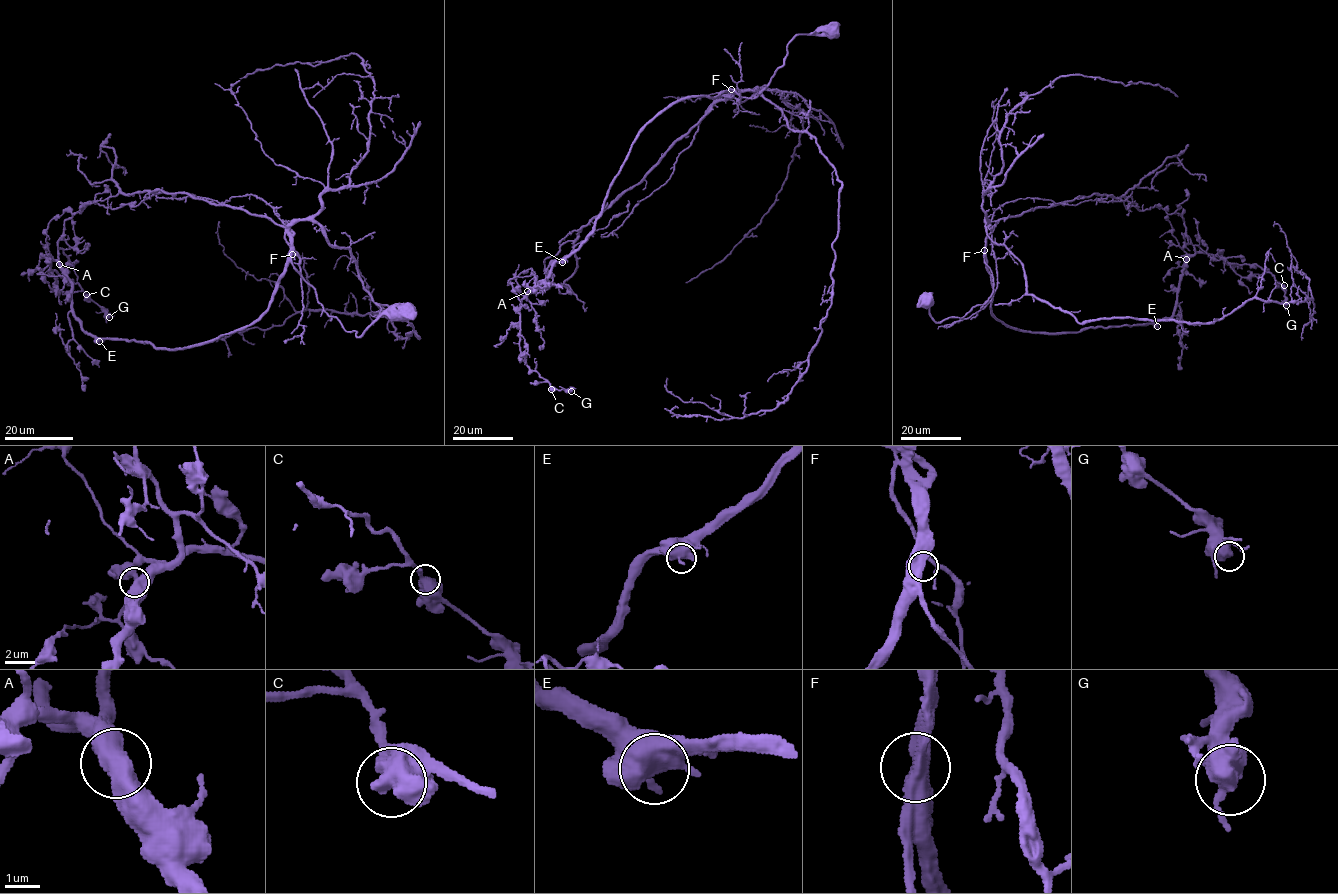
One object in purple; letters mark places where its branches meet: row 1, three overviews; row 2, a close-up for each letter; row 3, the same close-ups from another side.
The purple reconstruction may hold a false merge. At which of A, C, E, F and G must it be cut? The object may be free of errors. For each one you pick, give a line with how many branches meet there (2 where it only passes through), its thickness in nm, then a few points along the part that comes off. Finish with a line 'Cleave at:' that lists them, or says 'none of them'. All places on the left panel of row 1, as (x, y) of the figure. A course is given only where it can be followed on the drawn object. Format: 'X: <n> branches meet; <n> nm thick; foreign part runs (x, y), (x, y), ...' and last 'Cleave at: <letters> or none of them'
Cleave at: none of them

